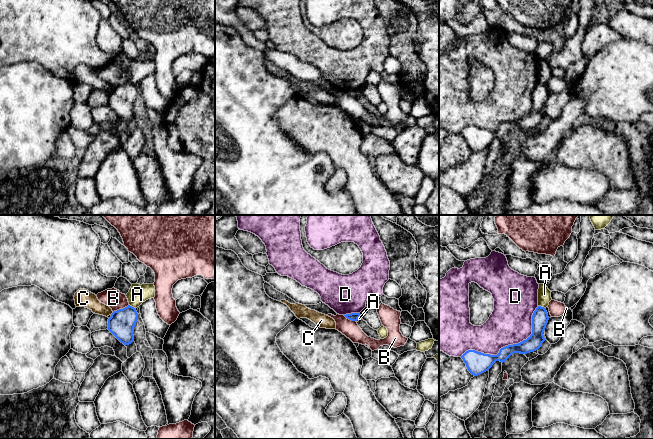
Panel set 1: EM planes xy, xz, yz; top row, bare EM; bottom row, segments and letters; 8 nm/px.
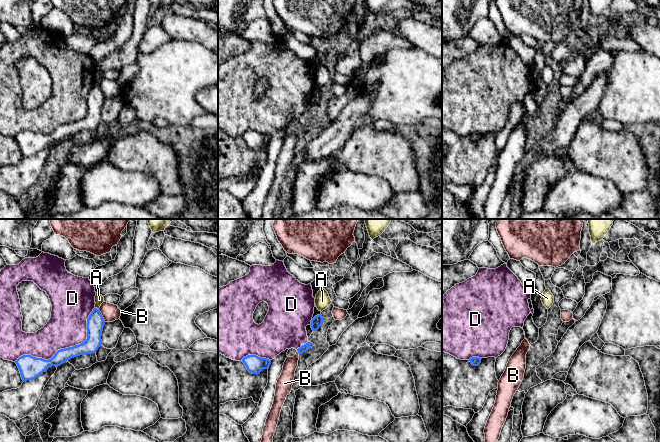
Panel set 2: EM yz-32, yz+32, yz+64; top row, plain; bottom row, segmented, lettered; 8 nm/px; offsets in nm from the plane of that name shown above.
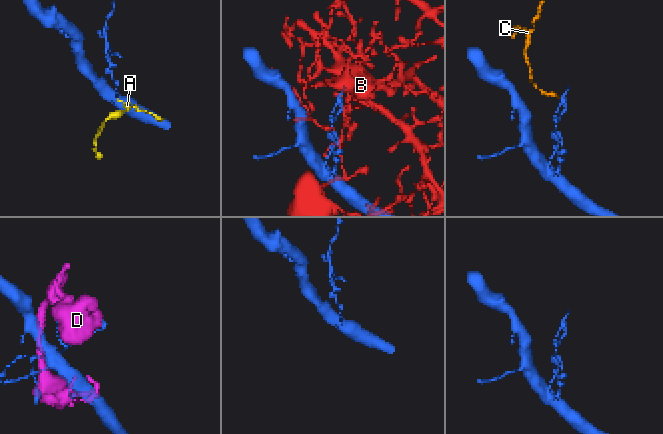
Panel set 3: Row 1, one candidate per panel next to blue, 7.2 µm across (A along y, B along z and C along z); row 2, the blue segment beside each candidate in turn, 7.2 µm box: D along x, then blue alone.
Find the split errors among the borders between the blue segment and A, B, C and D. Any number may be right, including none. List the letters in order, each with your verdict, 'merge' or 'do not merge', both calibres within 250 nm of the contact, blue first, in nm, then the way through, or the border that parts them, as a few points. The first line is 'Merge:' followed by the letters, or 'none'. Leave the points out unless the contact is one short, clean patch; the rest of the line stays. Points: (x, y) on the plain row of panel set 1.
Merge: none
A: do not merge; 130 nm thick on the blue side, 110 nm on the other; border along yz (538, 81), (545, 84)
B: do not merge; 220 nm thick on the blue side, 150 nm on the other
C: do not merge; 220 nm thick on the blue side, 130 nm on the other; border along xy (113, 88), (110, 90)
D: do not merge; 150 nm thick on the blue side, 340 nm on the other

